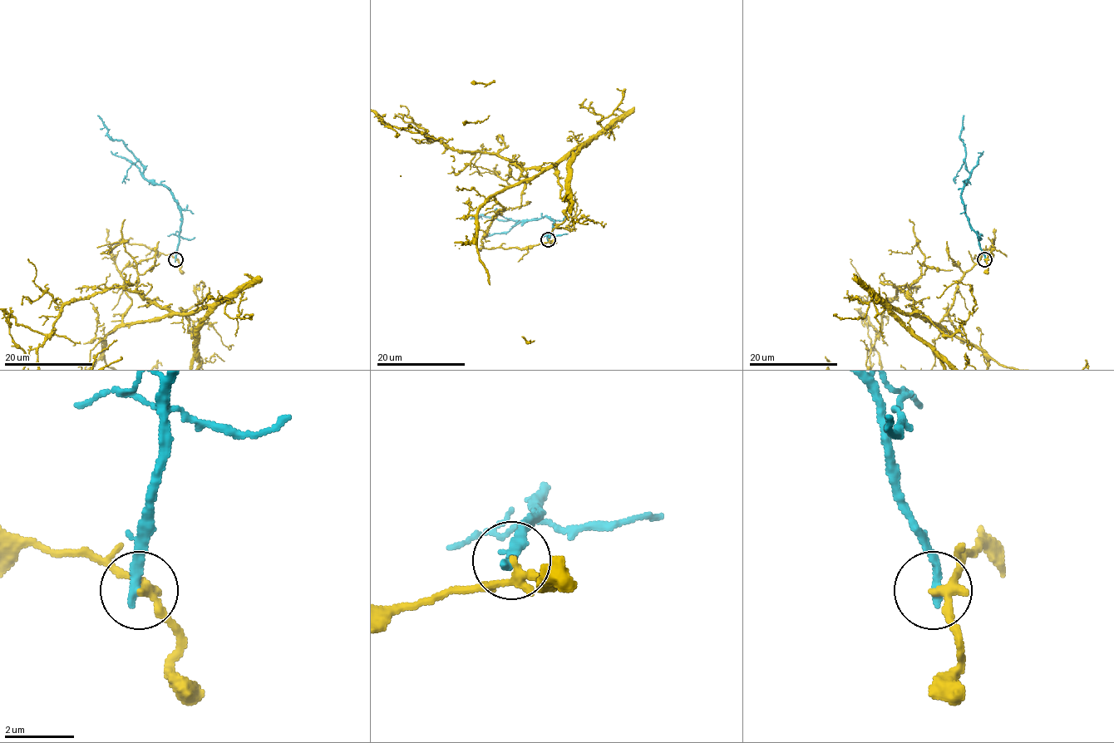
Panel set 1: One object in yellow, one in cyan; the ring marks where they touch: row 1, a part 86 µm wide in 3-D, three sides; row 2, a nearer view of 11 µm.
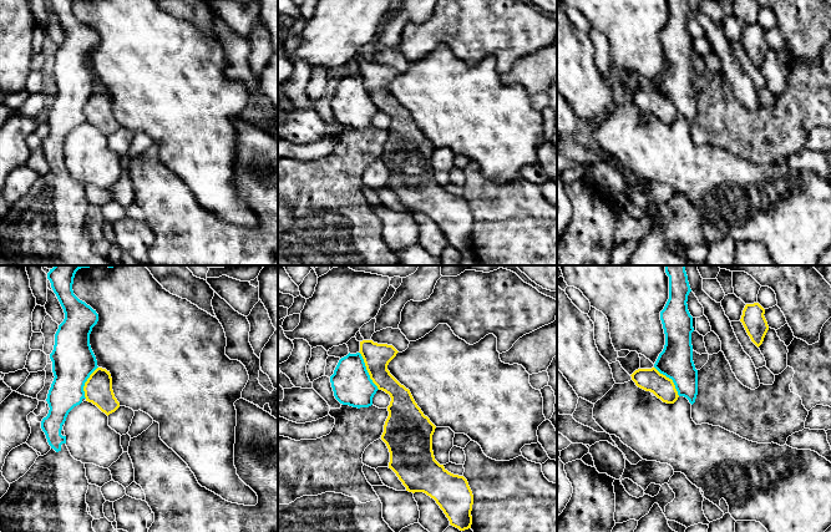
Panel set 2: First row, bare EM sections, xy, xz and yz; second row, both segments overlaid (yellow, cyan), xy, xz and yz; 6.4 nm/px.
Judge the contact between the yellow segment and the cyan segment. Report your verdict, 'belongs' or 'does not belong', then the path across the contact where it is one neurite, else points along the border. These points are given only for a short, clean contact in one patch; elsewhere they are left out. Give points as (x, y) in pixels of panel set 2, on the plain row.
does not belong | along xz (359, 72), (369, 99), (379, 110)

